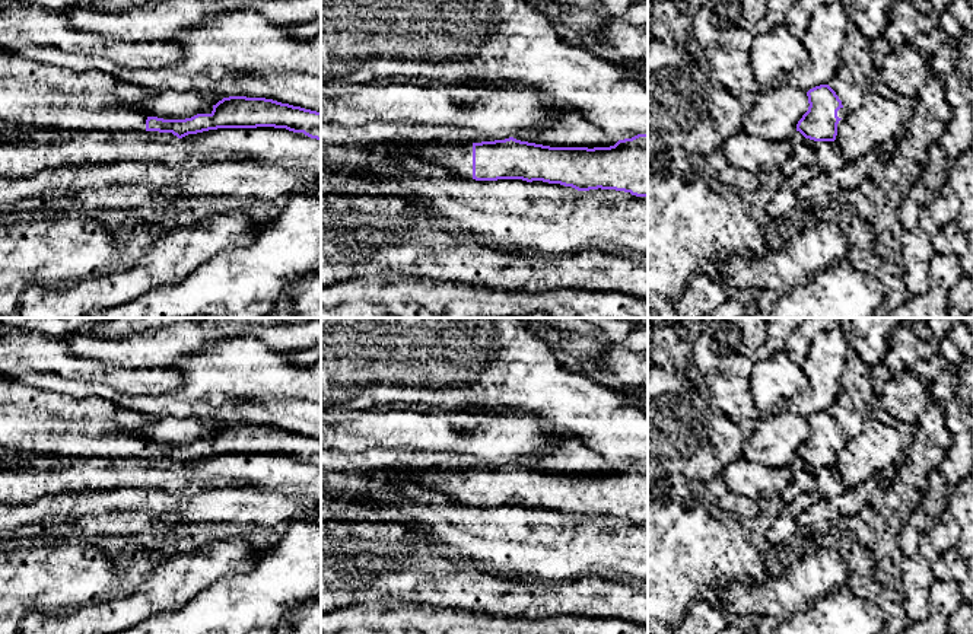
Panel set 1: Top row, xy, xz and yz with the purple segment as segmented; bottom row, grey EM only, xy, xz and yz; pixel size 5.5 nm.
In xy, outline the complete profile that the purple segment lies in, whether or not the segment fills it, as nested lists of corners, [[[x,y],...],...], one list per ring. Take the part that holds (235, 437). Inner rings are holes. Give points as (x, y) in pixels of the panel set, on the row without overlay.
[[[0,379],[0,452],[50,456],[159,458],[178,465],[217,455],[274,453],[303,459],[321,468],[321,439],[265,424],[229,423],[213,431],[210,440],[185,446],[150,443],[143,427],[155,417],[114,405],[102,398],[76,399],[70,395],[36,389],[19,380]]]

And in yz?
[[[829,411],[810,415],[807,423],[810,433],[798,447],[796,458],[814,468],[834,468],[842,446],[837,443],[837,437],[843,434],[842,427]]]

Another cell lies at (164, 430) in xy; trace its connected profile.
[[[155,417],[150,426],[143,427],[149,443],[163,446],[185,446],[197,440],[212,440],[216,421],[200,417]]]

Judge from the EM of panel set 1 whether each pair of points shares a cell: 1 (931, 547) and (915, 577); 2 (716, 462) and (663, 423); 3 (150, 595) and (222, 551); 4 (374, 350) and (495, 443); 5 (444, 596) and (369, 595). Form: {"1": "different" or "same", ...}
{"1": "same", "2": "same", "3": "same", "4": "different", "5": "same"}

